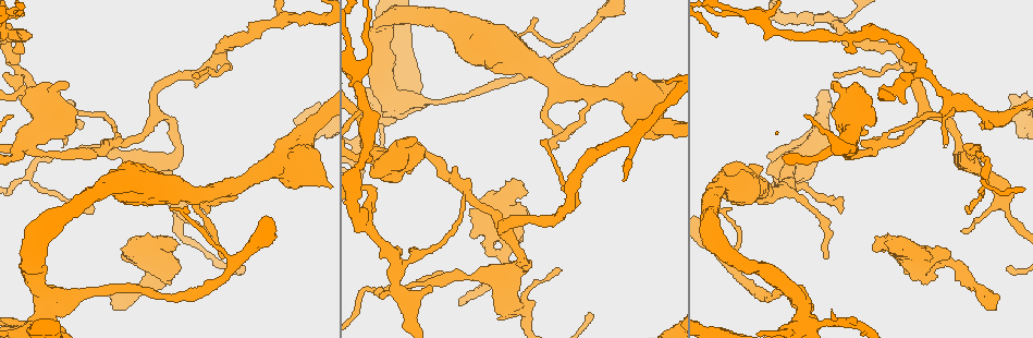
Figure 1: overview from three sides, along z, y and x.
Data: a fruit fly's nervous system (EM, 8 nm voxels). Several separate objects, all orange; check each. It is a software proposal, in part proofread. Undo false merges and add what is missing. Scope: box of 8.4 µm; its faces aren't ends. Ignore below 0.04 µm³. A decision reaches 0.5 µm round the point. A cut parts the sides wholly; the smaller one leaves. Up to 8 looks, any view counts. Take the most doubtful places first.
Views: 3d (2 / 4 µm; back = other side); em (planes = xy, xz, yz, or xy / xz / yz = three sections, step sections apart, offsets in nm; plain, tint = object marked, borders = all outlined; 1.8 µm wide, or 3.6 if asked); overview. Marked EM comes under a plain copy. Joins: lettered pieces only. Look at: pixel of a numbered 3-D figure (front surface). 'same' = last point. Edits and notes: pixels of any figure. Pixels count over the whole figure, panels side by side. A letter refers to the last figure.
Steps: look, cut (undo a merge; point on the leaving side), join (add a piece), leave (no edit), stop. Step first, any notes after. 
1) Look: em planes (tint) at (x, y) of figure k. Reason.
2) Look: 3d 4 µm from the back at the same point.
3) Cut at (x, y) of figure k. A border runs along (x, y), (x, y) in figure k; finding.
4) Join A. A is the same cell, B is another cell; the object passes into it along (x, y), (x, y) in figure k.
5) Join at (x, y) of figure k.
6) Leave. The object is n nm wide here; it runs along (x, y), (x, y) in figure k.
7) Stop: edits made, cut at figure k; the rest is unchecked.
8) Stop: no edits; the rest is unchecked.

Look: em xy step 16 (tint) at (375, 154) of figure 1. Four or more arms meet.

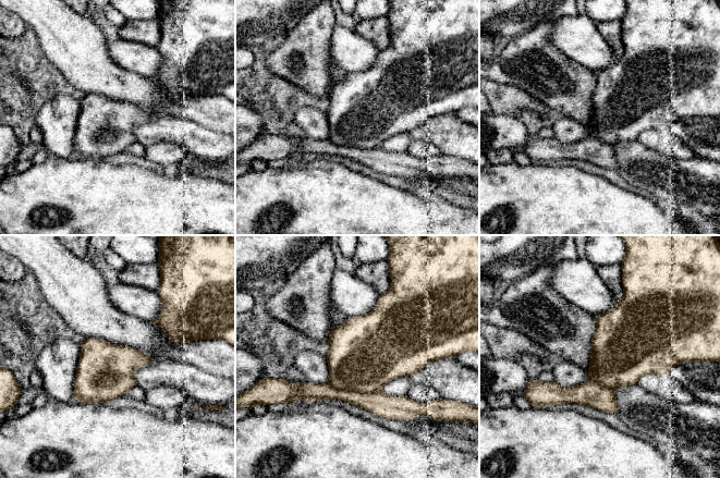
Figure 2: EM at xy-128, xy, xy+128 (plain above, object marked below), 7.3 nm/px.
Look: em planes (borders) at the same point.

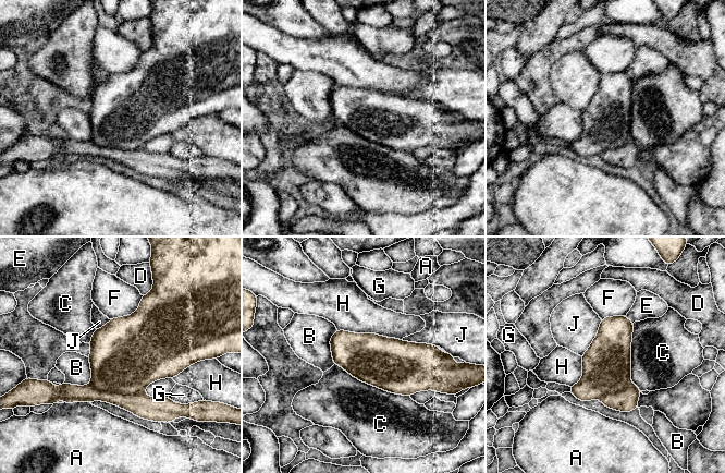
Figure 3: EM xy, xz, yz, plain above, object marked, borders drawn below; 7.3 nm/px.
Cut at (140, 404) of figure 3. The object is 360 nm wide here; A, B, C, D, E, F, G, H and J are other cells; a border runs along (90, 384), (102, 391), (143, 392) in figure 3; two neurons meet here.

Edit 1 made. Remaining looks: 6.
Look: overview.

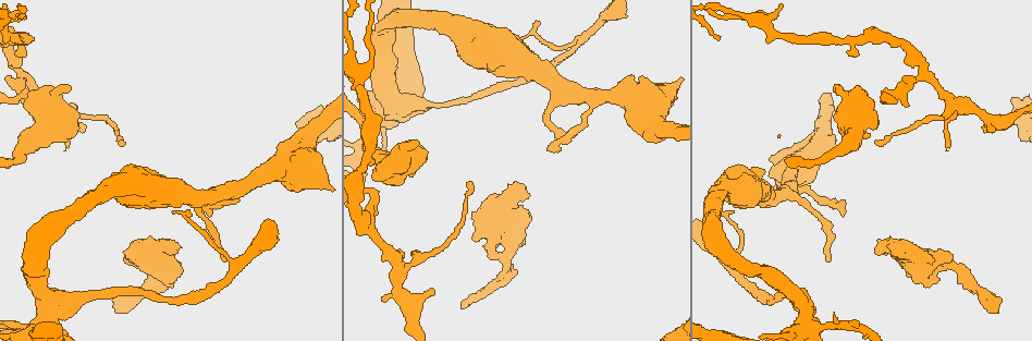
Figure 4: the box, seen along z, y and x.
Look: em xz step 8 (borders) at (462, 306) of figure 4. Branch stops here.

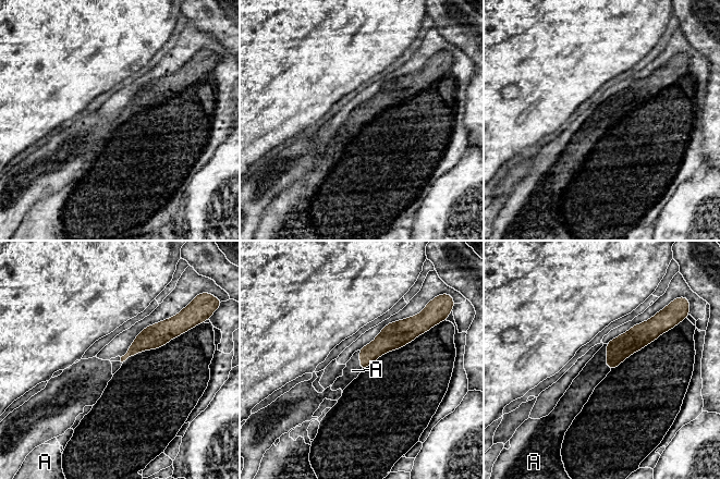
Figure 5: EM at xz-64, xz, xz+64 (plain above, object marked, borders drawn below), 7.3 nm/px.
Look: em planes (borders) at the same point.

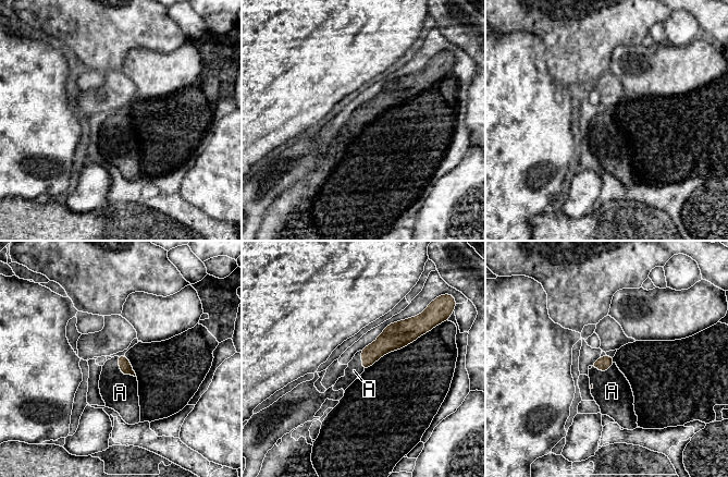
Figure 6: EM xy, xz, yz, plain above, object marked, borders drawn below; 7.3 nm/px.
Join at (120, 392) of figure 6. A is the same cell; the object passes into it along (125, 366), (121, 371), (120, 392) in figure 6; it goes on there.

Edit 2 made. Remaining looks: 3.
Look: 3d 2 µm at (488, 247) of figure 4. Branch stops here.

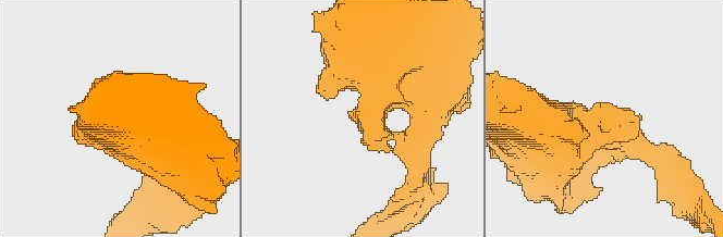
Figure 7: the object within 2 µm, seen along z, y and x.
Look: em planes (borders) at (607, 104) of figure 7. Shape alone is not enough.

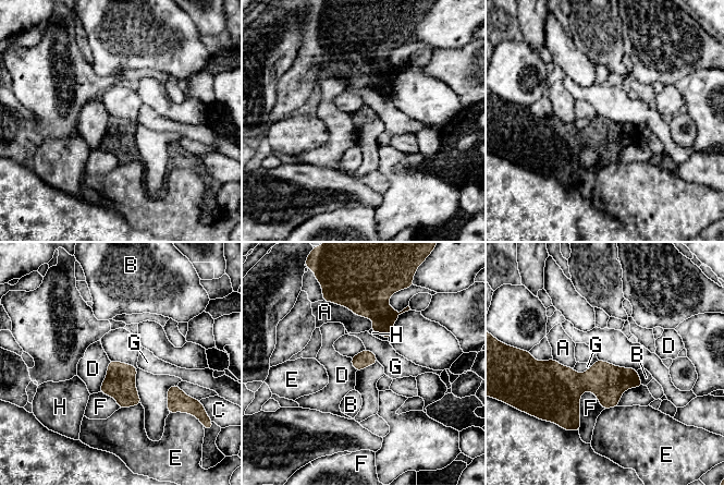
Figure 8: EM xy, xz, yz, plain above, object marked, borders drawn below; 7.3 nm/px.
Leave. The object is 120 nm wide here; A, B, C, D, E, F, G and H are other cells; it runs along (542, 369), (560, 381), (639, 384) in figure 8; none of them fits.

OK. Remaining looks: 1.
Stop: edits made, cut at figure 3, join at figure 6; the rest is unchecked.

